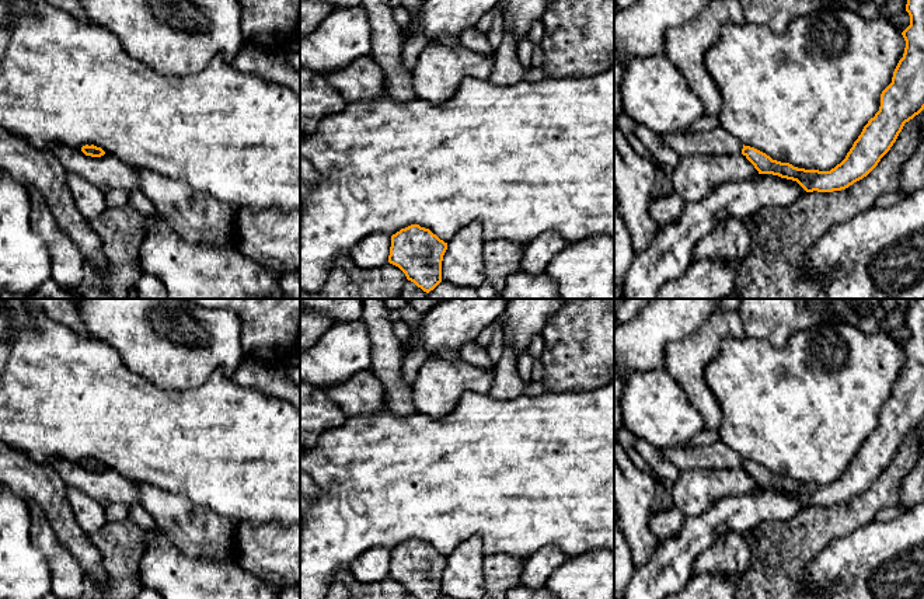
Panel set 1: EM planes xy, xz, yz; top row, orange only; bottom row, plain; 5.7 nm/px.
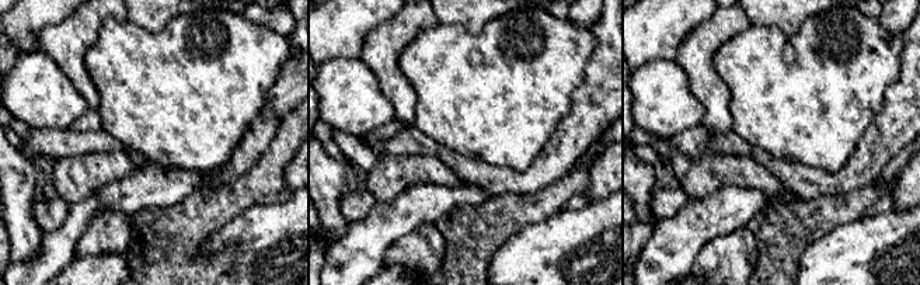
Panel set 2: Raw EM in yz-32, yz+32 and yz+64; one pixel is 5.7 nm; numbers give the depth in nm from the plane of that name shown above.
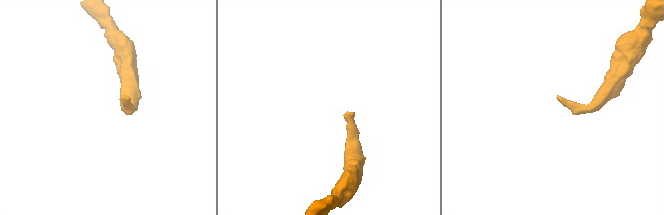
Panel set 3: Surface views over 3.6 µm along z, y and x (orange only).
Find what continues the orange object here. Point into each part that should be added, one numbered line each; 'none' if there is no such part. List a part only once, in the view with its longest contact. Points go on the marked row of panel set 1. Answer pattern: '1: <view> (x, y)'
1: yz (718, 140)

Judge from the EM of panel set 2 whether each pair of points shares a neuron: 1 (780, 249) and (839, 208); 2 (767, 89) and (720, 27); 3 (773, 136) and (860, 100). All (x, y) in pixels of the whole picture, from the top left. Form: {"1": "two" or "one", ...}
{"1": "one", "2": "two", "3": "one"}

